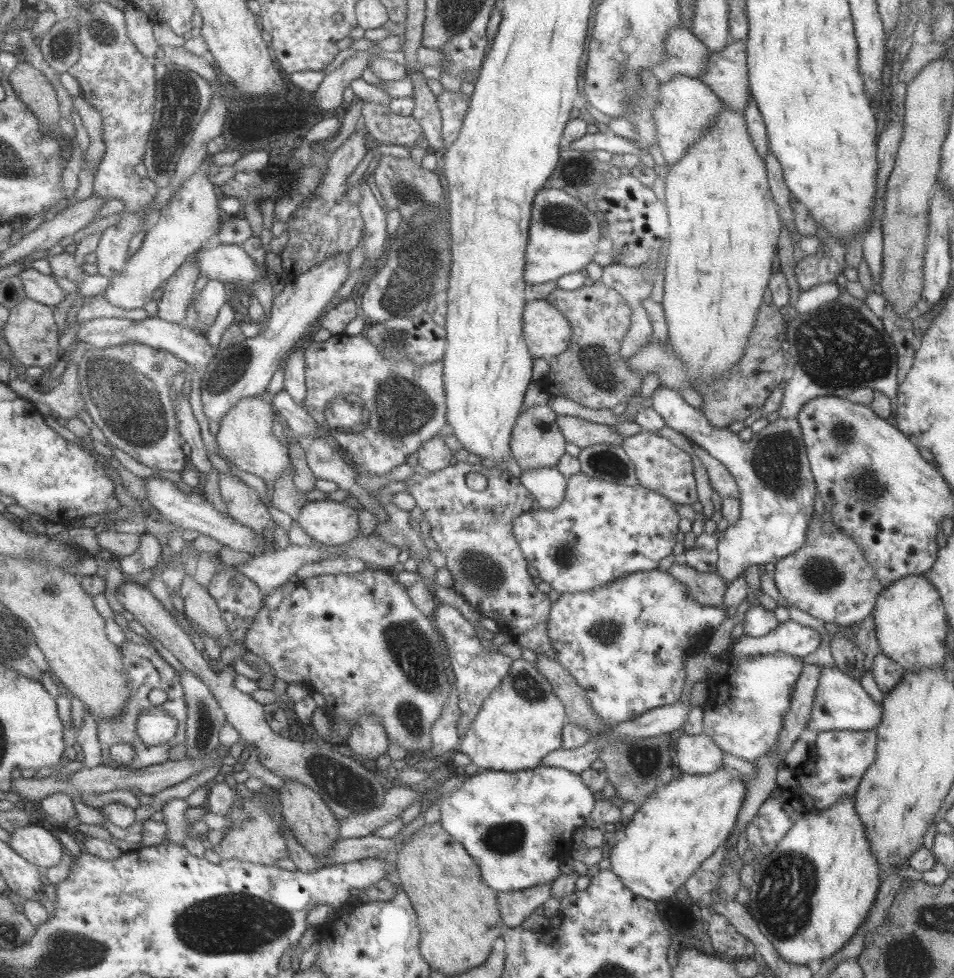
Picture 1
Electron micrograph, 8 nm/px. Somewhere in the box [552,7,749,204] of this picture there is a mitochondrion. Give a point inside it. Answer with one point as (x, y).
(621, 75)

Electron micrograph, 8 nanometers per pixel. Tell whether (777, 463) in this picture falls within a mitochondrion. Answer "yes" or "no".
yes

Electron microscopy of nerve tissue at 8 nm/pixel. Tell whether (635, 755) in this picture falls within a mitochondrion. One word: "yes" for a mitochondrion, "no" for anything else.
yes

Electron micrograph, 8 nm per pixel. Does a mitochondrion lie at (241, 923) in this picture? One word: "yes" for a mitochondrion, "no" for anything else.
yes

